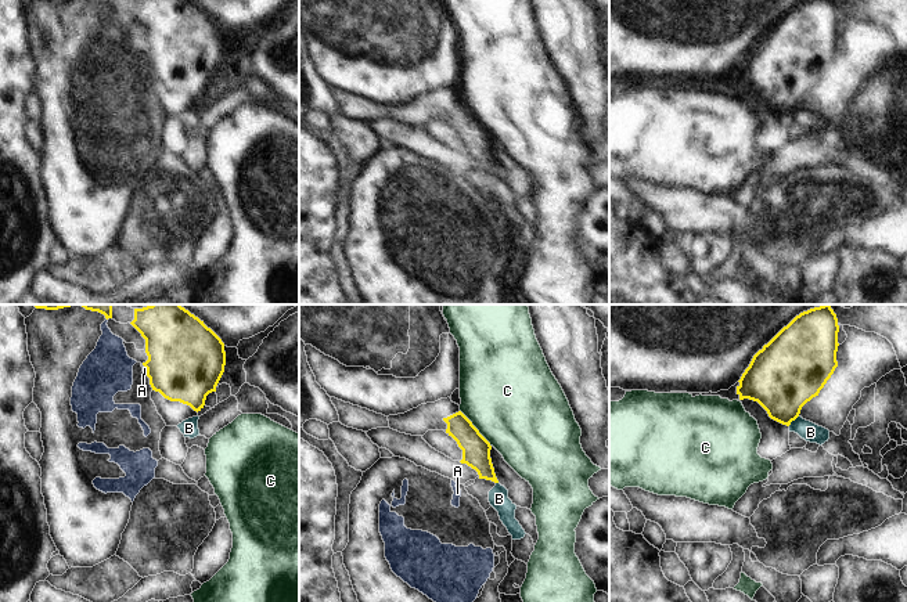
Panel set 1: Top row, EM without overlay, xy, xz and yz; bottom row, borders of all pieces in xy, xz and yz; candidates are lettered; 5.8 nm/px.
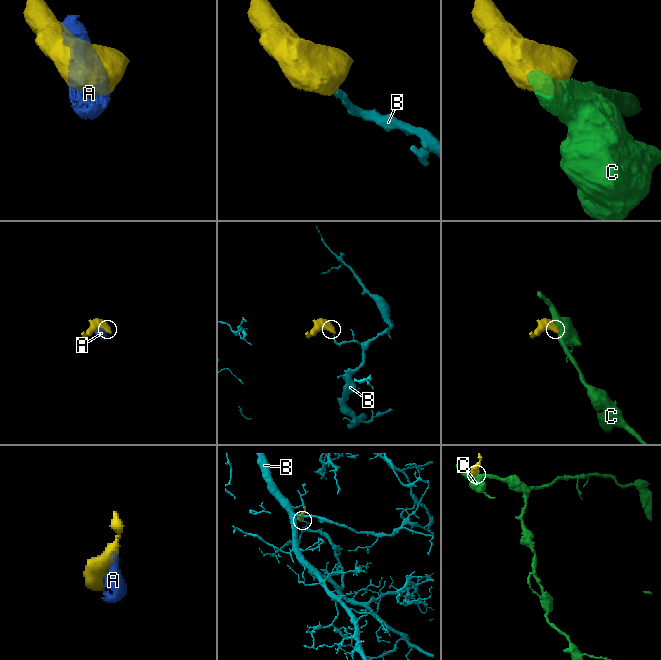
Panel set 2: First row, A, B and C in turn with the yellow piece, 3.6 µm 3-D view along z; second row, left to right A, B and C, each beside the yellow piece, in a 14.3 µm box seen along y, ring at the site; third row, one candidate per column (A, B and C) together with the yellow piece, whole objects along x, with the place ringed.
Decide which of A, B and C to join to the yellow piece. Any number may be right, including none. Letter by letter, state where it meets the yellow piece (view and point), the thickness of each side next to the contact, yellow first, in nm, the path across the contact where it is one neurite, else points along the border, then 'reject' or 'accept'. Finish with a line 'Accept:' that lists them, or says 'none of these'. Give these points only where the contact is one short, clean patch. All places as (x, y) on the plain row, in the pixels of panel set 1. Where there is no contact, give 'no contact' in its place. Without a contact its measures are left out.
A: meets yellow in xy at (147, 60); 440 nm thick on the yellow side, 20 nm on the other; reject
B: meets yellow in yz at (792, 110); 400 nm thick on the yellow side, 110 nm on the other; border along yz (798, 105), (788, 115); reject
C: meets yellow in xz at (475, 118); 160 nm thick on the yellow side, 500 nm on the other; border along xz (460, 100), (490, 136); reject
Accept: none of these

